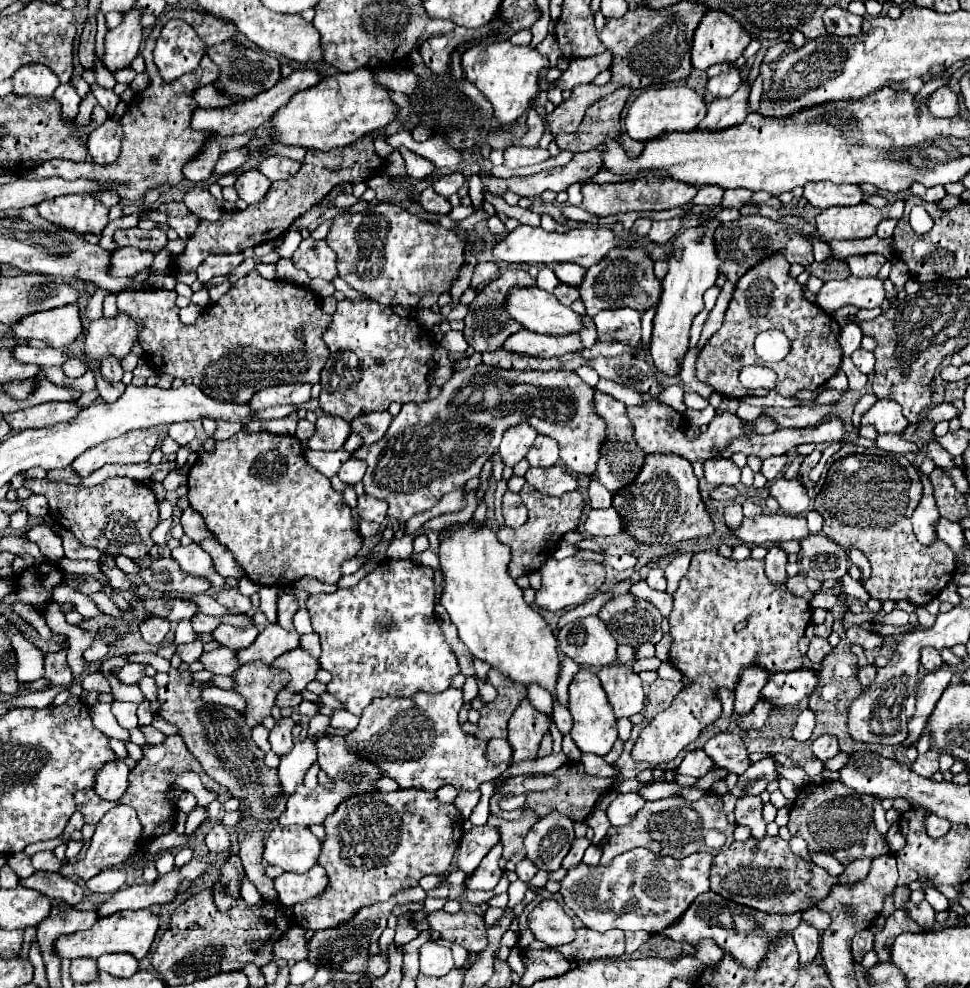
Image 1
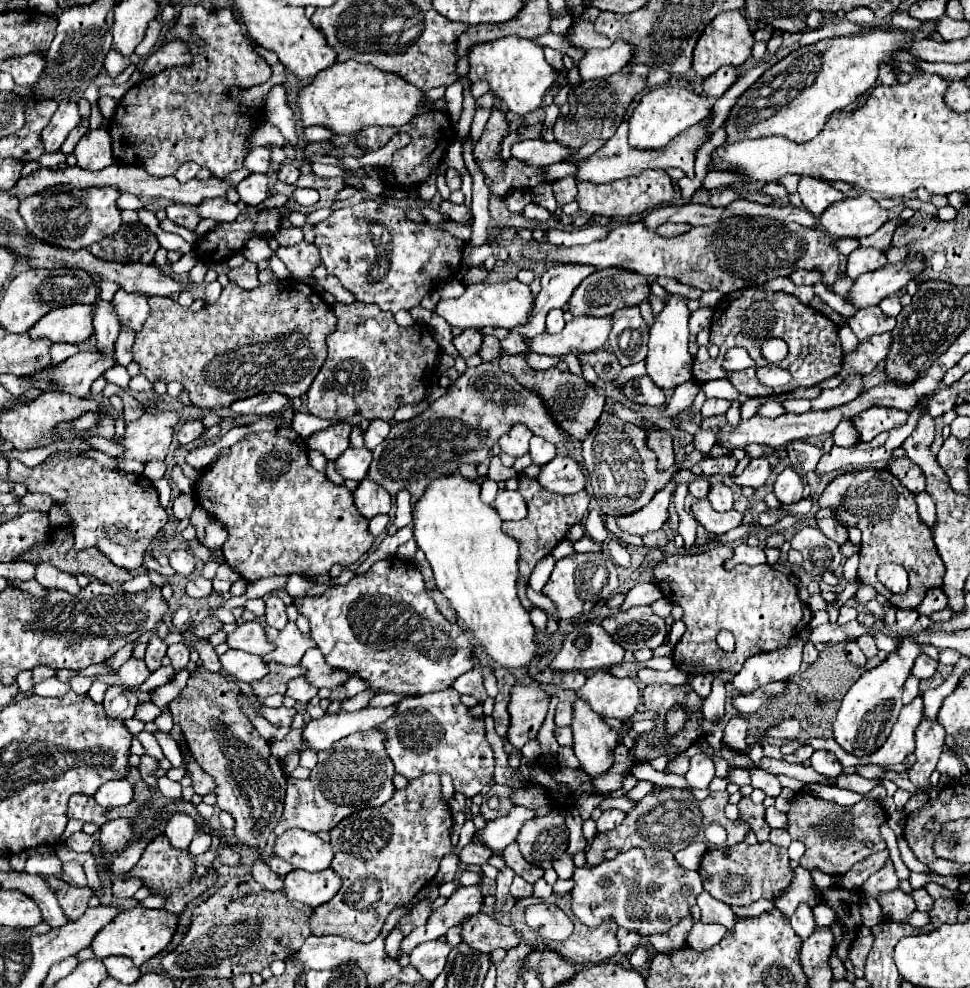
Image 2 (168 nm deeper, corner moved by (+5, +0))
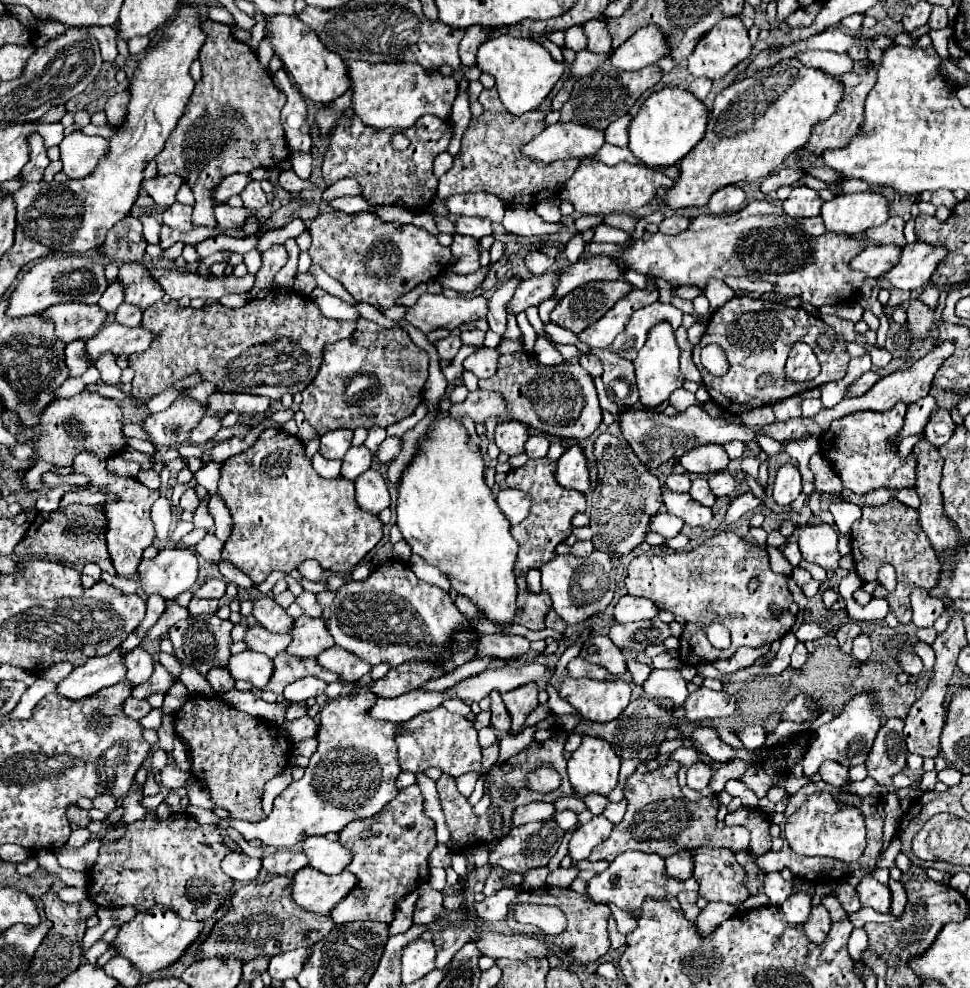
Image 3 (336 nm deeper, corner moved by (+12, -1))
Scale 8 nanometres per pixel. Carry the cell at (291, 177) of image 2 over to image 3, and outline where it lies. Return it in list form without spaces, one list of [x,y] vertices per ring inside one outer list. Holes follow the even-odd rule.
[[[283,170],[279,174],[279,186],[285,188],[287,192],[301,192],[305,188],[312,189],[313,183],[301,180],[293,170]]]

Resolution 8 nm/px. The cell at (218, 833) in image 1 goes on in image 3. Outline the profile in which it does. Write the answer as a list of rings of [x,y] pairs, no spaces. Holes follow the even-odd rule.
[[[229,852],[223,862],[221,862],[223,872],[233,878],[235,882],[249,884],[259,876],[261,870],[261,860],[259,858],[249,858],[243,852]]]

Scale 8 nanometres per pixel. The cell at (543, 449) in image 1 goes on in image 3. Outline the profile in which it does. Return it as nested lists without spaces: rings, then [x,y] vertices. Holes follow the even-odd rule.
[[[531,434],[529,440],[525,442],[525,454],[529,458],[545,458],[547,450],[549,450],[549,440],[545,436]]]

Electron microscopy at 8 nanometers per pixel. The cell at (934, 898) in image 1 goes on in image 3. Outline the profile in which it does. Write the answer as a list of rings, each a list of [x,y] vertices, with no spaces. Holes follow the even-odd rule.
[[[889,880],[889,888],[891,888],[891,894],[893,894],[891,914],[901,916],[903,910],[905,910],[905,906],[907,906],[907,892],[905,892],[905,888],[901,886],[901,882],[895,882],[895,880]]]

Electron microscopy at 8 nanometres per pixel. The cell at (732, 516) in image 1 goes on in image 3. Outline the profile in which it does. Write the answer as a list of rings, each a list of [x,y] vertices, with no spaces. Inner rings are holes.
[[[697,478],[697,480],[693,480],[693,486],[691,486],[691,490],[689,490],[689,494],[697,500],[697,502],[701,502],[703,506],[709,506],[709,508],[715,508],[715,502],[717,502],[717,496],[711,492],[711,488],[709,488],[709,482],[705,480],[705,478]]]

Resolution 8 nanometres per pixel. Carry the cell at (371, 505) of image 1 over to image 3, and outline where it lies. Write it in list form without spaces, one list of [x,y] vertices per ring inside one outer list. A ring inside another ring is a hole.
[[[367,470],[355,480],[355,498],[357,504],[371,514],[379,514],[389,508],[389,490],[385,478],[377,470]]]

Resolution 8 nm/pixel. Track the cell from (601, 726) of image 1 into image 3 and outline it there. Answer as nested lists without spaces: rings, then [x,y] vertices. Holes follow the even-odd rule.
[[[581,734],[581,738],[581,746],[569,758],[571,786],[581,796],[589,792],[607,796],[617,784],[621,758],[607,740],[587,734]]]

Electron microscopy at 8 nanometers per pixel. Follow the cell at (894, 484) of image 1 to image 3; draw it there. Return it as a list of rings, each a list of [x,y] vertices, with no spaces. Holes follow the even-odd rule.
[[[889,500],[883,506],[861,506],[863,516],[851,526],[851,546],[855,558],[855,572],[863,582],[875,582],[875,572],[881,564],[889,562],[897,568],[897,590],[887,594],[883,588],[873,592],[875,598],[885,598],[889,602],[889,610],[897,614],[901,624],[911,622],[911,604],[909,592],[915,586],[933,588],[937,584],[939,568],[937,556],[933,556],[933,548],[925,532],[919,526],[919,512],[901,504],[899,500]]]

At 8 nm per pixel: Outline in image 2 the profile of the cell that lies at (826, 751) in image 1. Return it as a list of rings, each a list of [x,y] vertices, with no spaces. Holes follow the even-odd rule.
[[[814,751],[814,755],[810,757],[810,765],[814,767],[816,773],[830,777],[830,779],[836,779],[842,775],[840,761],[836,759],[834,753],[828,753],[828,751]]]

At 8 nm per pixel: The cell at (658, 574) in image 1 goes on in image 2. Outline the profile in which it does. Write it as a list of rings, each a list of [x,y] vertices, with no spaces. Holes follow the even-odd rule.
[[[638,583],[626,593],[624,603],[620,605],[620,611],[628,611],[628,609],[640,607],[640,605],[652,605],[660,597],[664,597],[664,595],[660,593],[660,587],[656,583]]]

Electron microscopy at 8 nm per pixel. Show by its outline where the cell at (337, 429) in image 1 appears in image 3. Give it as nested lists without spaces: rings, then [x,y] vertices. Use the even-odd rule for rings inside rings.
[[[339,428],[333,432],[327,432],[321,436],[321,456],[323,458],[343,458],[345,452],[351,446],[351,438],[353,438],[353,430],[347,428]]]

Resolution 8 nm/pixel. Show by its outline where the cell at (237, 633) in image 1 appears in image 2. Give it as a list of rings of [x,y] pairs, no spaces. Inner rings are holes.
[[[258,621],[240,623],[238,629],[232,635],[228,635],[226,643],[232,649],[240,649],[240,651],[254,653],[254,655],[266,655],[274,649],[274,643],[266,639],[266,631]]]

